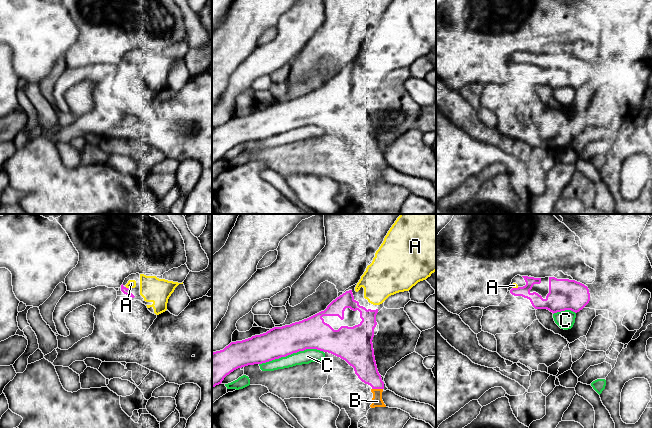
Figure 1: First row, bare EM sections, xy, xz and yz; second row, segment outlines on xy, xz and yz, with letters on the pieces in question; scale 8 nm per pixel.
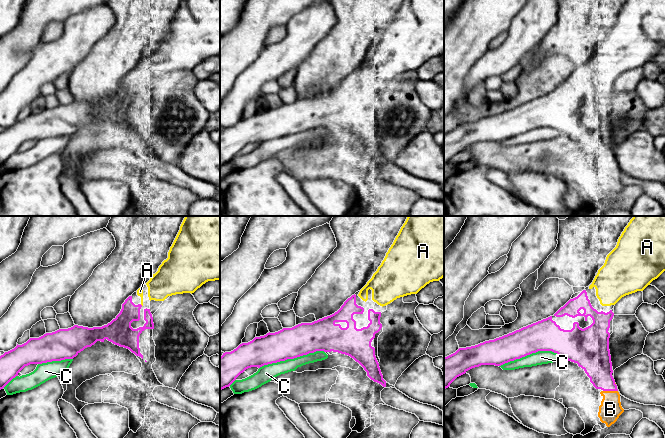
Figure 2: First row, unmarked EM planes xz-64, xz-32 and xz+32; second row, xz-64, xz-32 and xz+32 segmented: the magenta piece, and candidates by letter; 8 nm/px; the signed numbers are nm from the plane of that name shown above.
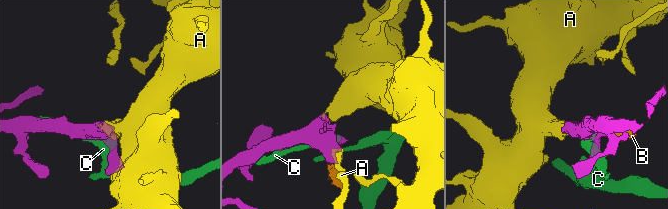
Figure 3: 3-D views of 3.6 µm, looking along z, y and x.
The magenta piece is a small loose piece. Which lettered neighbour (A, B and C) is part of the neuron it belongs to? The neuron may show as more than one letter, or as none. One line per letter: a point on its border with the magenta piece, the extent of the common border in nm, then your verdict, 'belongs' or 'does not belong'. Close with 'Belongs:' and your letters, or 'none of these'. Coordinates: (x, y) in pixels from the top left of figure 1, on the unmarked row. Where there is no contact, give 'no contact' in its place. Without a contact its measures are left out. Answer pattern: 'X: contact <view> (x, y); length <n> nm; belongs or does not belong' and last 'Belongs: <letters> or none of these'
A: contact xy (125, 63); length 30 nm; belongs
B: contact xz (377, 164); length 90 nm; belongs
C: contact xz (291, 129); length 550 nm; does not belong
Belongs: A, B

